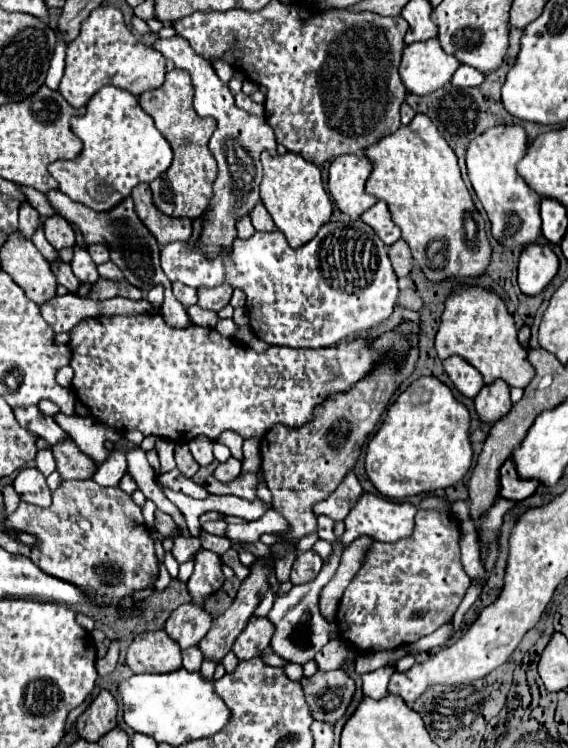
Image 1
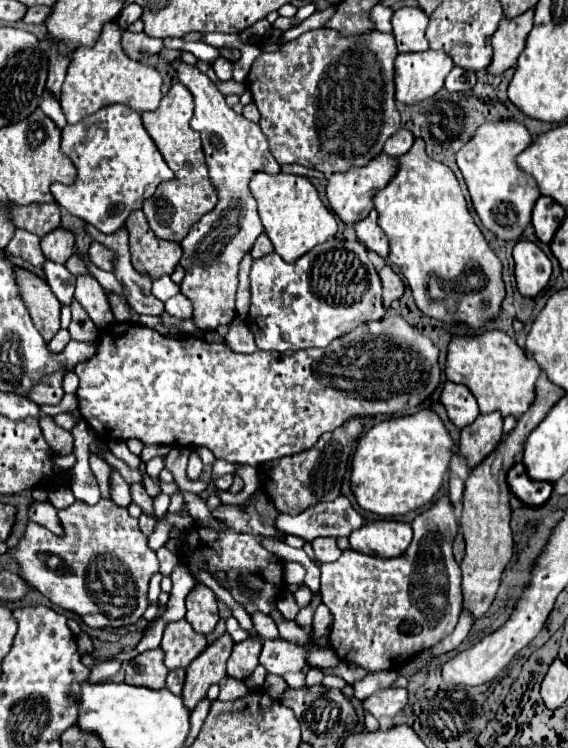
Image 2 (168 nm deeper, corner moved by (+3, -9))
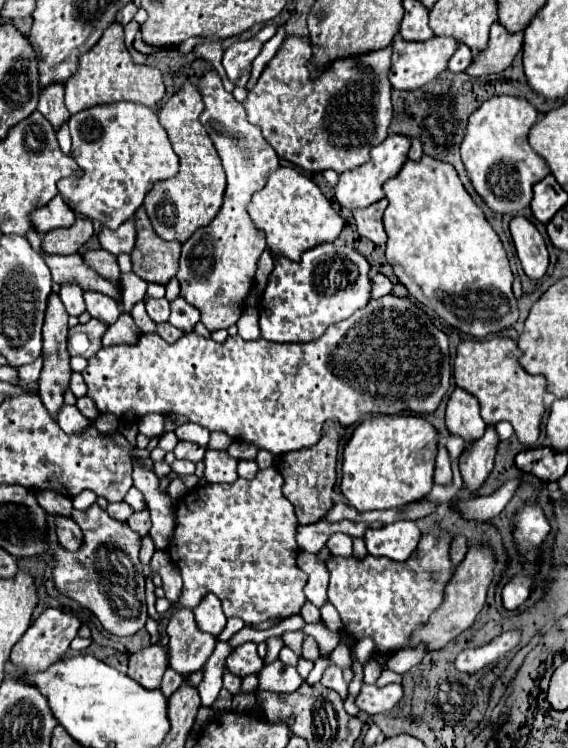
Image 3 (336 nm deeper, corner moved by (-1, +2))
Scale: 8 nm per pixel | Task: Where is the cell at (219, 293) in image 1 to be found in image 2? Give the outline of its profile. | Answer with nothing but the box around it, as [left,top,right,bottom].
[173,61,281,331]

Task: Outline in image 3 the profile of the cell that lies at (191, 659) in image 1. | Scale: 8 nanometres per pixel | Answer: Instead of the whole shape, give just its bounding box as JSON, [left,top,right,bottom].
[161,668,183,696]

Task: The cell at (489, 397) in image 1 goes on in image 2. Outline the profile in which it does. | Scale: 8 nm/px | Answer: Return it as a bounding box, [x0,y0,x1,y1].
[459,415,503,469]

